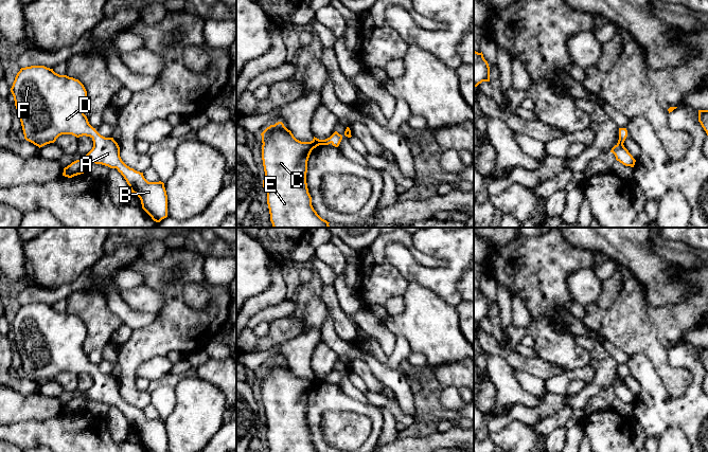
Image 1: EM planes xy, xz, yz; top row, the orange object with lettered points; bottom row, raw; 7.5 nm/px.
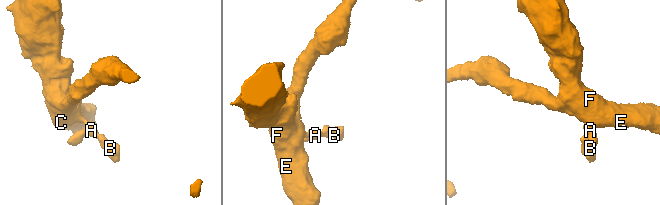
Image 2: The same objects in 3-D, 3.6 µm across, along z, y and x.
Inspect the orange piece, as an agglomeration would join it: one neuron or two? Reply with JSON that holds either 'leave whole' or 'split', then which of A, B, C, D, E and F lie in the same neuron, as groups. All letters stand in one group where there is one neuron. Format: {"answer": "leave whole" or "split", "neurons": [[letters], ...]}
{"answer": "leave whole", "neurons": [["A", "B", "C", "D", "E", "F"]]}

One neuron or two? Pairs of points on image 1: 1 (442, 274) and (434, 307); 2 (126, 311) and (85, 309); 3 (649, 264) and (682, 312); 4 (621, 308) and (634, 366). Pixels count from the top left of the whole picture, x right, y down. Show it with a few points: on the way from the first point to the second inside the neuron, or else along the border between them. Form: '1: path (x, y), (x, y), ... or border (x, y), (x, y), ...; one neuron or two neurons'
1: border (414, 283), (428, 287), (447, 303), (455, 306); two neurons
2: border (96, 289), (103, 292), (106, 306), (124, 323); two neurons
3: border (696, 289), (676, 303), (650, 303); two neurons
4: border (633, 355), (643, 354), (654, 368); two neurons

